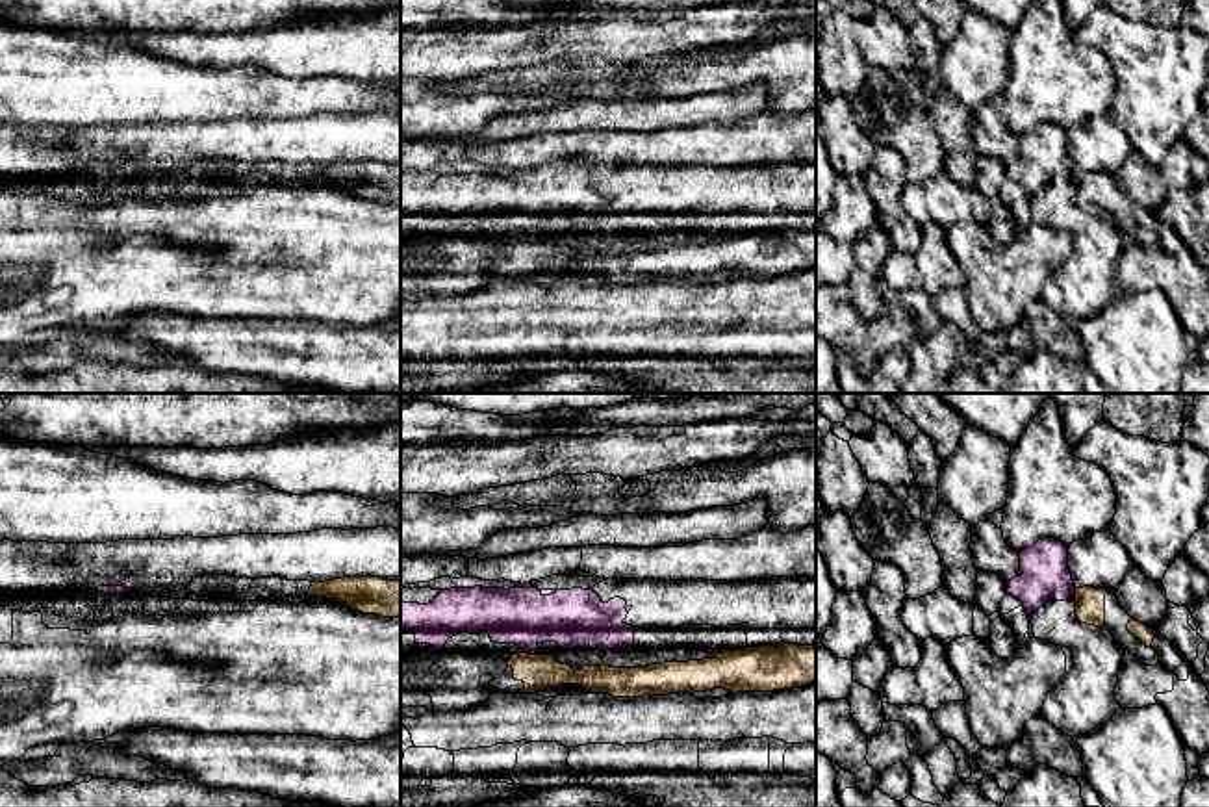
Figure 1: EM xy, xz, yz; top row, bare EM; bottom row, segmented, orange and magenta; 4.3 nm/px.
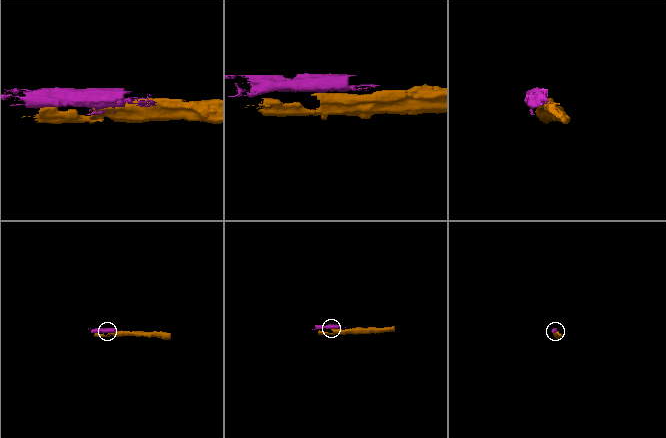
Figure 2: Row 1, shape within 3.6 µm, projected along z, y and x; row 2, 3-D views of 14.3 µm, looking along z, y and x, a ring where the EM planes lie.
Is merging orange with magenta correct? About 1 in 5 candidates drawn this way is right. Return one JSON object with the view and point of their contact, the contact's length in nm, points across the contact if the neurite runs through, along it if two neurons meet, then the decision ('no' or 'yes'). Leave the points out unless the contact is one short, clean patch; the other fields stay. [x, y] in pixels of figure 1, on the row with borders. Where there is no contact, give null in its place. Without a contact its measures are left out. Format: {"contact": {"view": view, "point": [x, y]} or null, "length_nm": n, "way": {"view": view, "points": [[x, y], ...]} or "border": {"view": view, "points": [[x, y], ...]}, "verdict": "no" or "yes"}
{"contact": {"view": "xz", "point": [527, 653]}, "length_nm": 40, "border": {"view": "xz", "points": [[525, 652], [533, 655]]}, "verdict": "no"}

